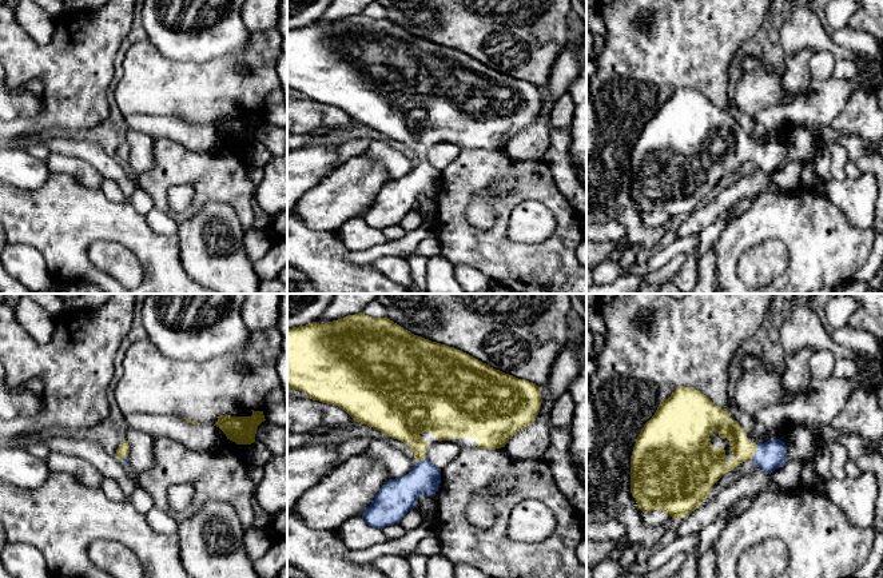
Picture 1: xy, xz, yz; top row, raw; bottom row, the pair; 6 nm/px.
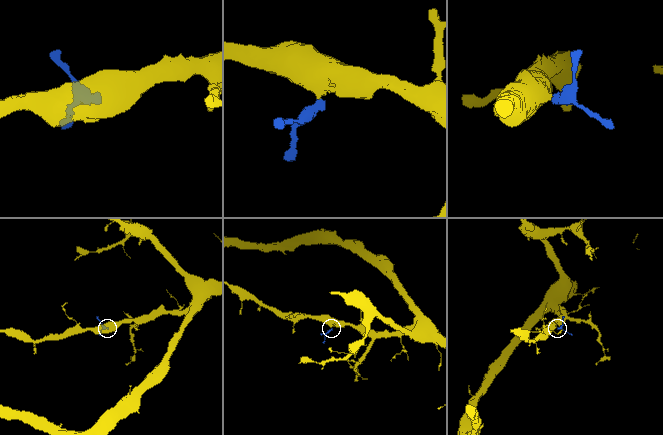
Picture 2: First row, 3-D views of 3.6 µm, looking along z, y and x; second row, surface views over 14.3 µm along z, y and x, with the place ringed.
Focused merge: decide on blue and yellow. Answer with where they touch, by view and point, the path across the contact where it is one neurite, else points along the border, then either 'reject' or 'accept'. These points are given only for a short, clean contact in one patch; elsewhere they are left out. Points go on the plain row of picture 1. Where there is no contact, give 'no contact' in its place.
yz (755, 155) | across yz (772, 155), (755, 155), (715, 166) | accept

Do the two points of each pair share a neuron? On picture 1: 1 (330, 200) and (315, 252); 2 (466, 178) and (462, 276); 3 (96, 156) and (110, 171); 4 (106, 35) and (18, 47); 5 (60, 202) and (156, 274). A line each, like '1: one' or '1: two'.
1: two
2: two
3: one
4: one
5: one

